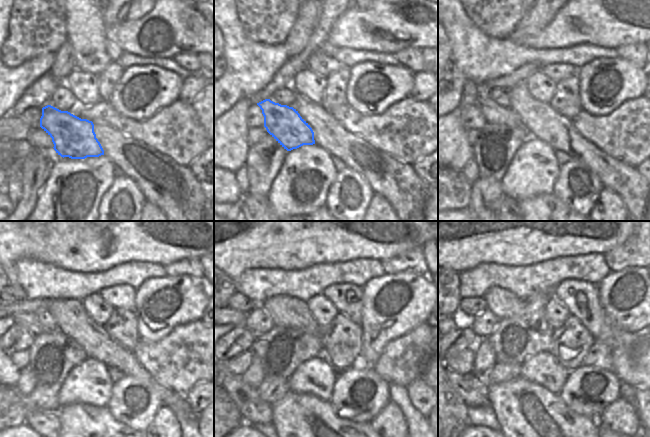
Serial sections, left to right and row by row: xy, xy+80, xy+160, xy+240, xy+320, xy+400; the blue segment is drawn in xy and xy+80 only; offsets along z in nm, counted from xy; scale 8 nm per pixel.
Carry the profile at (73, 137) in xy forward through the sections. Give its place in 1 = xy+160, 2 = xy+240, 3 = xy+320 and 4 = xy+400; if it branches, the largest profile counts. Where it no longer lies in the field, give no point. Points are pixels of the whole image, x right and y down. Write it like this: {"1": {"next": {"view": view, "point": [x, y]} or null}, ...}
{"1": {"next": {"view": "xy+160", "point": [494, 113]}}, "2": {"next": {"view": "xy+240", "point": [30, 321]}}, "3": {"next": {"view": "xy+320", "point": [237, 318]}}, "4": {"next": null}}

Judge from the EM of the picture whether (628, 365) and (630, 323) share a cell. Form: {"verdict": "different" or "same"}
{"verdict": "different"}

